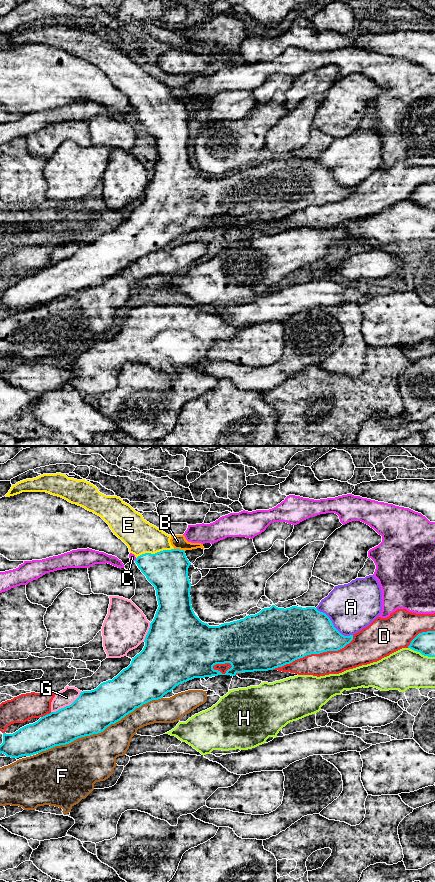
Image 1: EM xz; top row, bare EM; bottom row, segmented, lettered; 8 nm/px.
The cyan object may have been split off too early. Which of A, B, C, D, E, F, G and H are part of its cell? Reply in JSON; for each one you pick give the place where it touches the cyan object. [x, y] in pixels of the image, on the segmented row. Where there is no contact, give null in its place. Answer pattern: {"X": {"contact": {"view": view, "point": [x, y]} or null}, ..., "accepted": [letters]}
{"E": {"contact": {"view": "xz", "point": [155, 553]}}, "accepted": ["E"]}

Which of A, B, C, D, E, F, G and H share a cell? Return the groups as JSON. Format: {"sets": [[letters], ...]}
{"sets": [["A"], ["B"], ["C"], ["D"], ["E"], ["F"], ["G"], ["H"]]}

